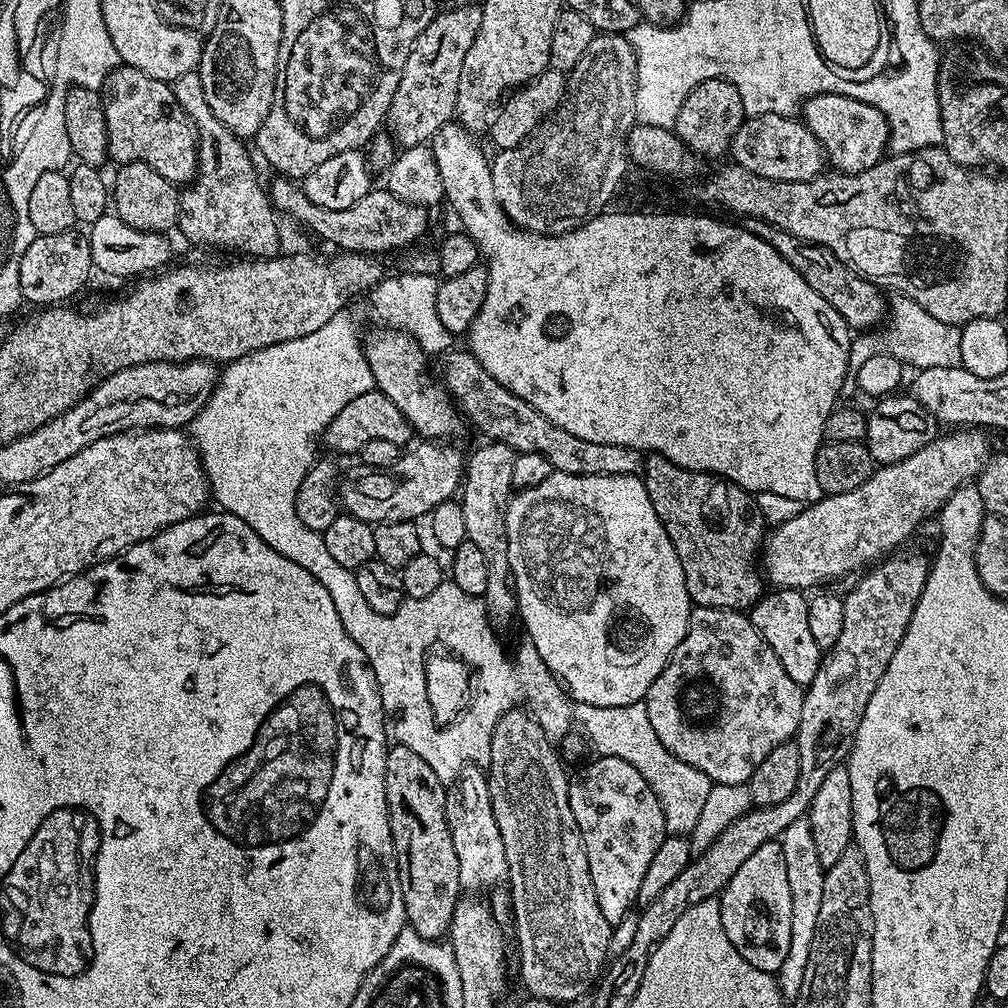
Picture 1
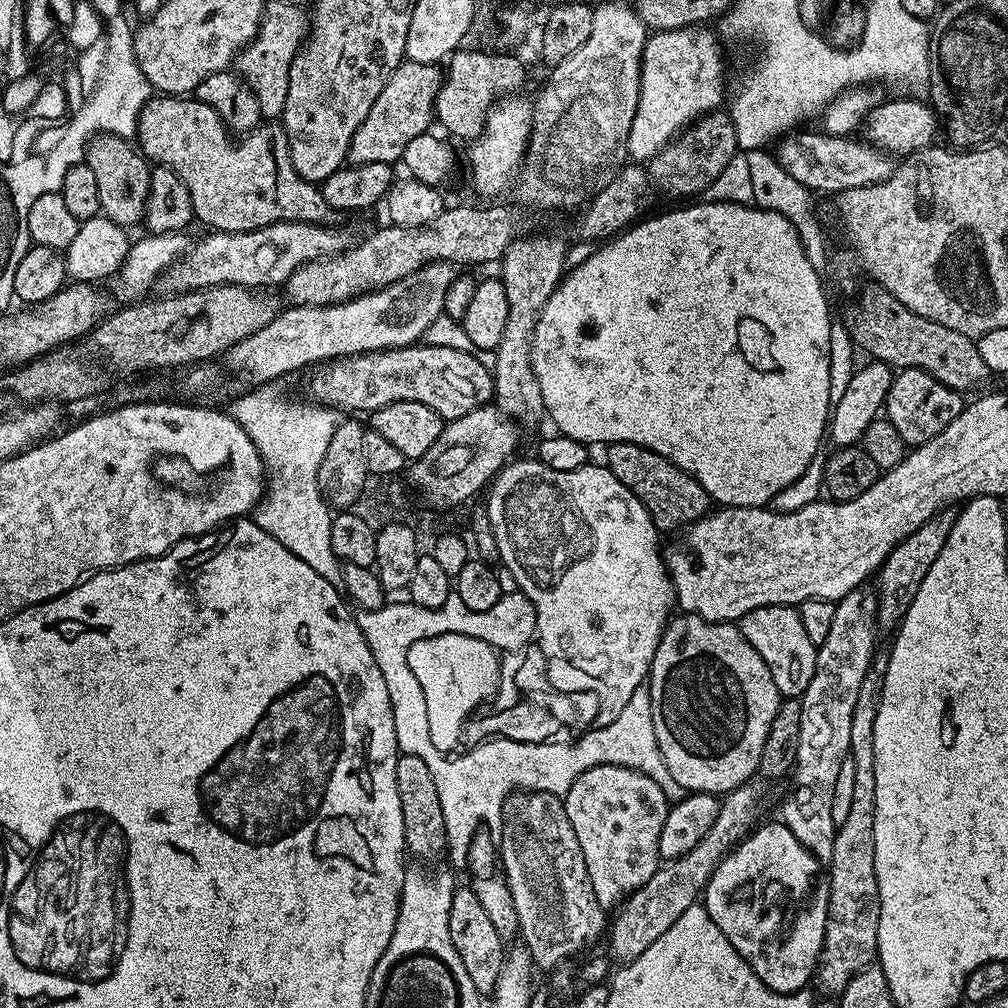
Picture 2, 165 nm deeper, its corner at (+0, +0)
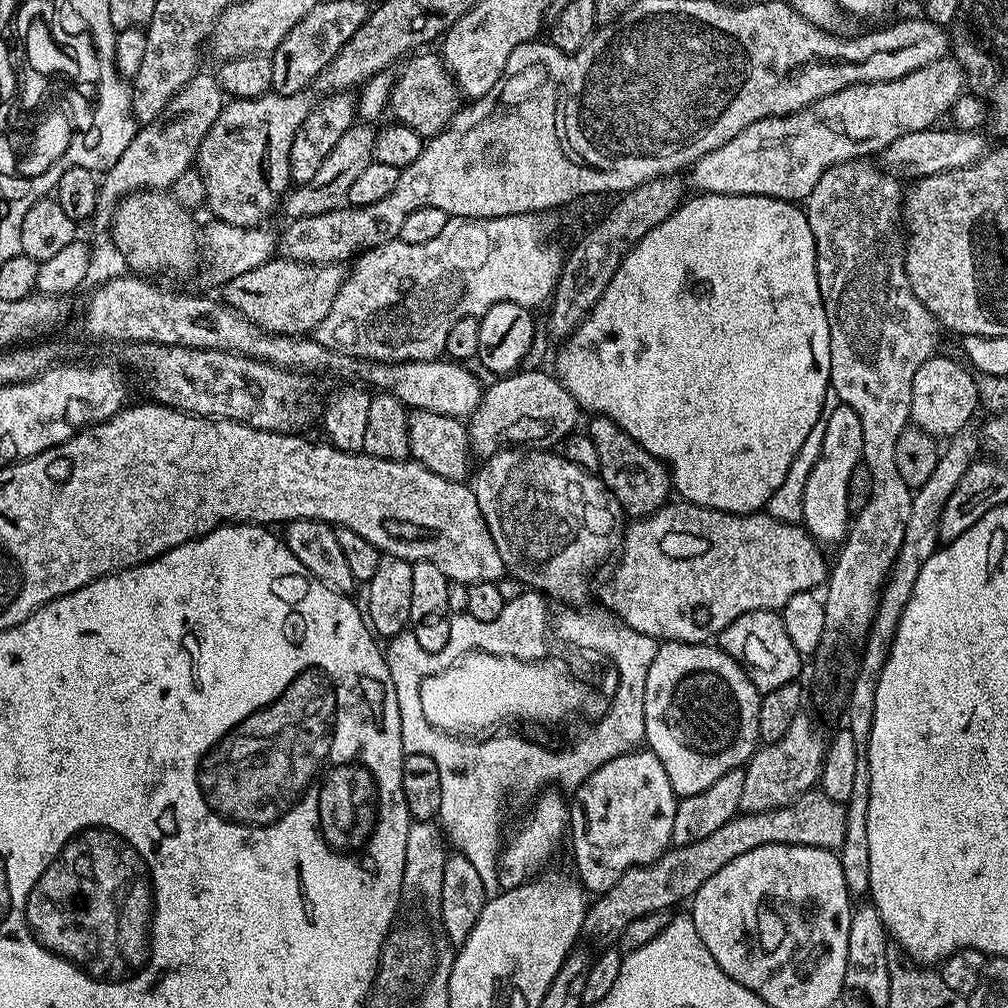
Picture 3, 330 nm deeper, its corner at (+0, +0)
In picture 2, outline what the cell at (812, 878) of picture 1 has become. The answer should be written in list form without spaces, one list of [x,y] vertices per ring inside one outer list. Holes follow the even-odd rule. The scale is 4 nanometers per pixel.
[[[857,590],[835,601],[834,623],[826,642],[816,649],[814,678],[806,686],[800,701],[800,725],[798,726],[798,754],[792,767],[792,789],[780,808],[779,819],[798,838],[798,842],[812,852],[821,862],[831,861],[834,854],[836,826],[834,822],[834,786],[842,758],[850,753],[850,714],[854,714],[854,701],[858,698],[858,686],[866,678],[872,665],[872,654],[877,645],[876,630],[878,609],[875,591]]]

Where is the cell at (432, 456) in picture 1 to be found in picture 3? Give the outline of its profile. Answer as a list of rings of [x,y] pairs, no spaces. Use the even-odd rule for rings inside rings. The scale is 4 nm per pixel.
[[[517,370],[501,375],[492,385],[485,387],[476,411],[467,421],[468,445],[476,458],[487,458],[509,446],[556,446],[573,432],[577,431],[576,419],[582,416],[581,405],[560,385],[555,375],[544,372],[524,372]]]

